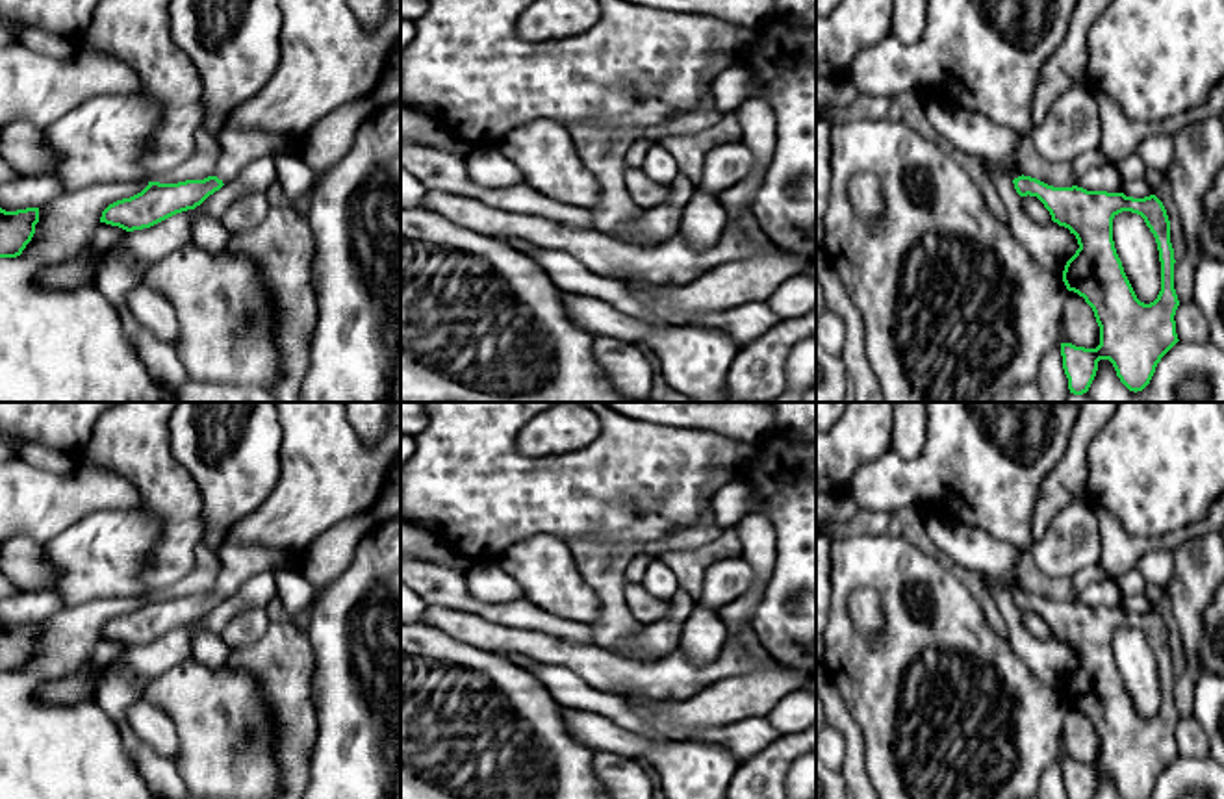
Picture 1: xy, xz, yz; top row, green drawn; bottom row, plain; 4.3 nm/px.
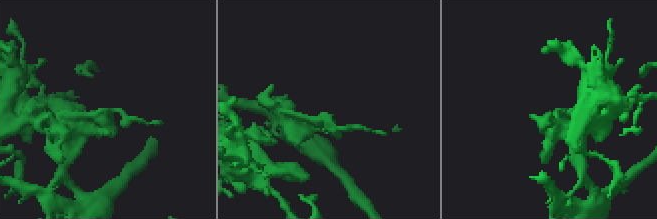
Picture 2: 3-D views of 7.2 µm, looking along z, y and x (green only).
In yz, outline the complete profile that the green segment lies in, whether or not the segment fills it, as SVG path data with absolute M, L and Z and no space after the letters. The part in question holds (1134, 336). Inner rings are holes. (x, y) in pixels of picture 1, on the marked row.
M927 89L920 93L922 111L931 126L959 152L981 161L994 161L1003 169L1009 169L1014 189L1020 197L1037 197L1050 211L1052 221L1070 230L1076 235L1079 248L1066 261L1063 271L1063 282L1068 291L1077 293L1092 308L1096 323L1100 326L1100 345L1096 349L1076 347L1072 343L1061 343L1063 369L1068 378L1068 389L1074 395L1089 391L1100 360L1109 360L1116 371L1116 376L1129 391L1142 391L1161 358L1179 341L1176 334L1176 310L1179 306L1174 289L1174 248L1170 243L1170 221L1163 202L1155 197L1133 198L1124 193L1087 191L1083 187L1053 187L1037 178L1024 176L1014 167L1014 150L1020 139L1020 132L1005 126L998 126L979 113L968 111L950 98L944 91ZM1131 211L1144 219L1146 226L1155 237L1159 261L1161 261L1161 291L1157 298L1144 304L1137 298L1122 261L1116 254L1113 241L1113 219Z

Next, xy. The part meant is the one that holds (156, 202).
M219 128L215 139L219 158L213 176L178 184L148 182L141 193L109 204L102 211L100 222L126 232L150 228L176 213L195 209L254 159L276 154L302 156L304 143L304 139L286 139L276 133L237 128Z

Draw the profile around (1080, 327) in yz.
M1068 291L1063 310L1063 339L1076 347L1096 349L1100 345L1100 326L1092 308L1074 291Z

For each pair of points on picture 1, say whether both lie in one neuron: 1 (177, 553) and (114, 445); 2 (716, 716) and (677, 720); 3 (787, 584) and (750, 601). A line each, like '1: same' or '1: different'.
1: same
2: same
3: different

